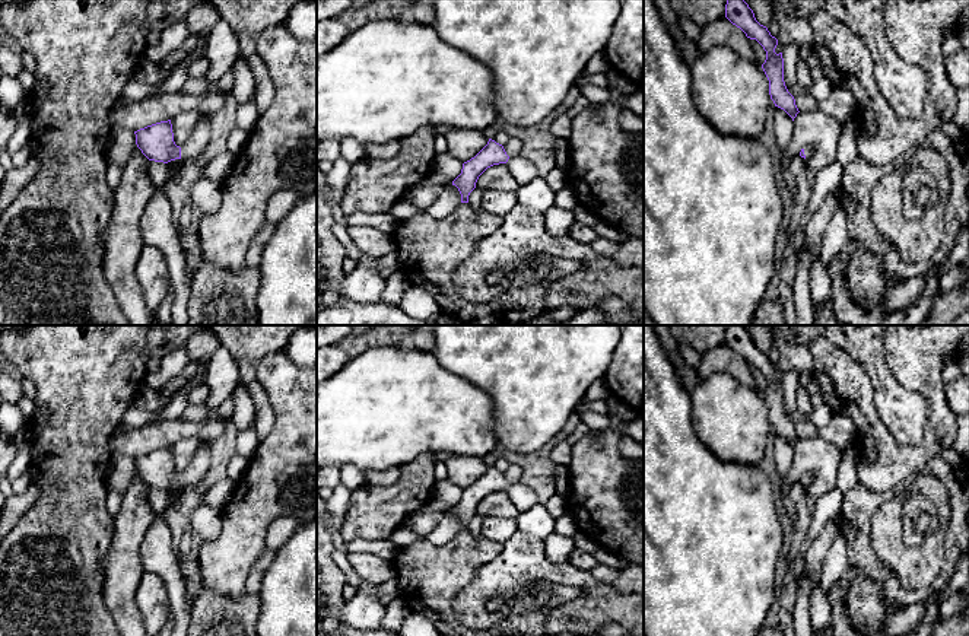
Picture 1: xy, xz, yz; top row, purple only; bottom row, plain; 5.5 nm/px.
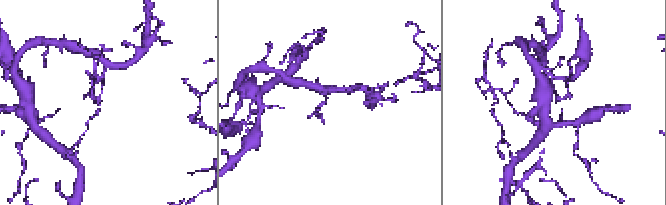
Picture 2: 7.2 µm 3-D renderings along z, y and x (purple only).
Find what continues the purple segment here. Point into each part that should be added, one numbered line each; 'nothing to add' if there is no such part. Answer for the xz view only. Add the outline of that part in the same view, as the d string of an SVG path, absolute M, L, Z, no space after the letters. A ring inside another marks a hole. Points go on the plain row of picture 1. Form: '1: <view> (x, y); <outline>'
1: xz (523, 496); M522 483L509 484L506 492L520 513L527 512L538 503L537 495L533 492L533 489Z

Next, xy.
1: xy (197, 467); M200 441L196 454L188 467L181 473L181 487L190 490L209 468L209 446L210 441Z

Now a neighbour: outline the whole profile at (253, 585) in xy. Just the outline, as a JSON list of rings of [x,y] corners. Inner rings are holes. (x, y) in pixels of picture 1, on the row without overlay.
[[[267,548],[261,554],[261,557],[252,565],[245,582],[247,594],[255,595],[255,597],[260,595],[261,579],[266,570],[269,569],[269,566],[271,565],[271,562],[274,560],[274,554],[276,551]]]

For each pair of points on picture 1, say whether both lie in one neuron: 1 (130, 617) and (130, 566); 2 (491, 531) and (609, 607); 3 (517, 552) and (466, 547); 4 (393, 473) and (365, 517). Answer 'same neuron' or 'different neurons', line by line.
1: same neuron
2: different neurons
3: different neurons
4: different neurons

